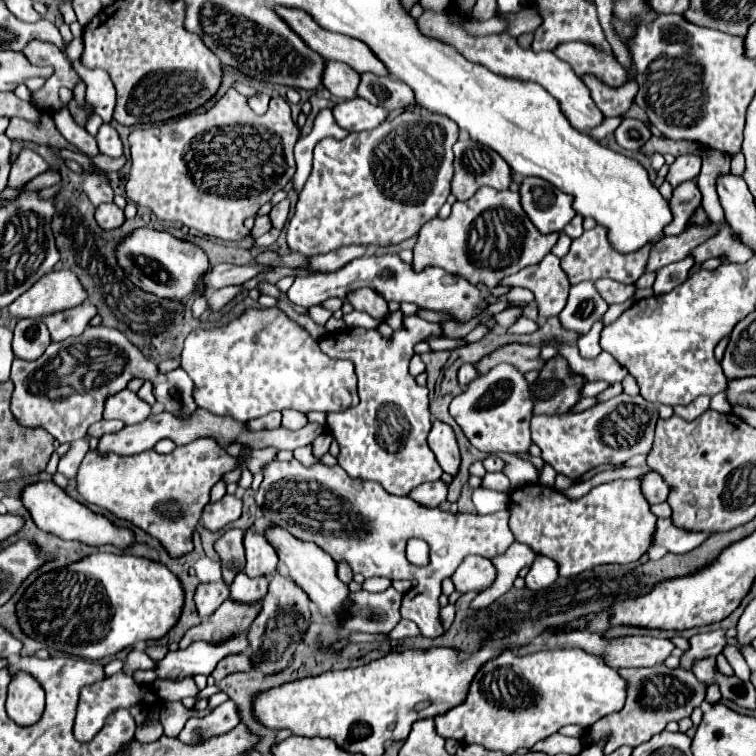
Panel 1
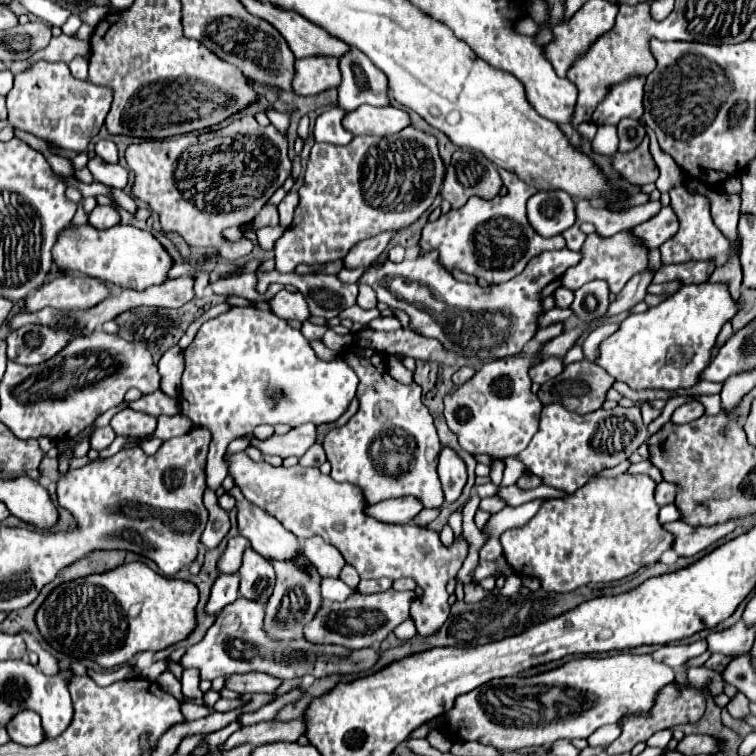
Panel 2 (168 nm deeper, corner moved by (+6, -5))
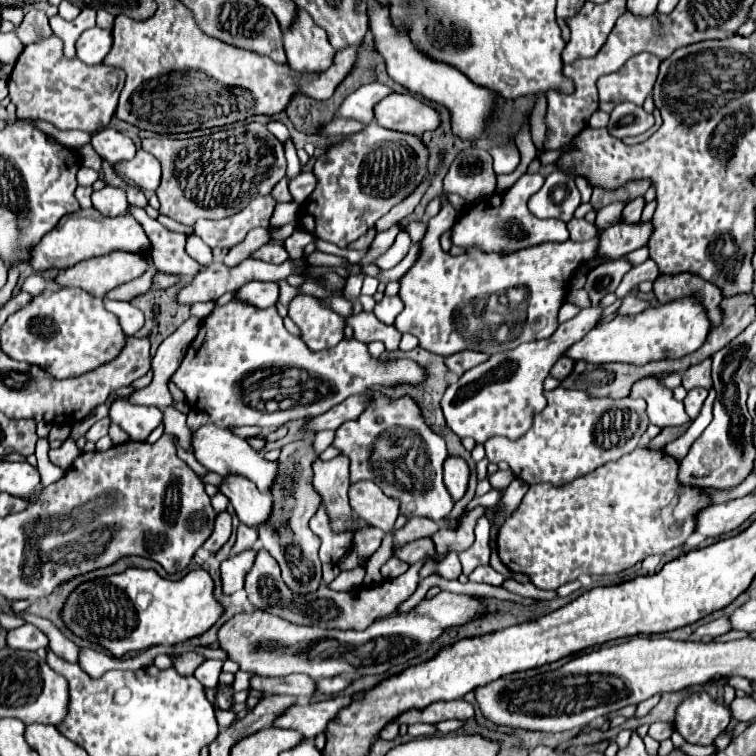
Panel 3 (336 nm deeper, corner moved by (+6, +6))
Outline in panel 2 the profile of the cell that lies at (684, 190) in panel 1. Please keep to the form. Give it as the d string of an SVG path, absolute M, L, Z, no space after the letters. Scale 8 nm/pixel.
M670 206L662 208L654 218L650 218L644 224L638 224L634 230L630 230L630 234L638 240L642 240L642 246L652 250L652 248L660 248L660 244L664 244L668 238L672 238L678 230L678 220L672 212Z

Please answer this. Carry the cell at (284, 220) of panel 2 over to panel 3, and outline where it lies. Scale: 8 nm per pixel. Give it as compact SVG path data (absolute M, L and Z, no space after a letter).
M300 173L298 177L294 177L288 185L292 201L294 203L304 203L304 199L314 191L314 175L312 173Z

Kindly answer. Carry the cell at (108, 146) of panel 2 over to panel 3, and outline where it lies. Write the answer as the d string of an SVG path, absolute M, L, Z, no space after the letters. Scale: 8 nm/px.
M110 127L92 135L92 147L96 149L98 155L108 159L110 165L114 165L116 161L122 161L122 159L132 159L136 153L132 139L128 139L126 135L122 135L116 129L110 129Z

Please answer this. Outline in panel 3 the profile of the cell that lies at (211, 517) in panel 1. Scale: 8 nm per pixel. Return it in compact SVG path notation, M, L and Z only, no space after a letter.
M222 511L216 515L216 521L214 521L214 531L212 535L208 537L208 541L204 543L204 549L208 551L218 551L228 539L232 533L232 516L228 511Z

